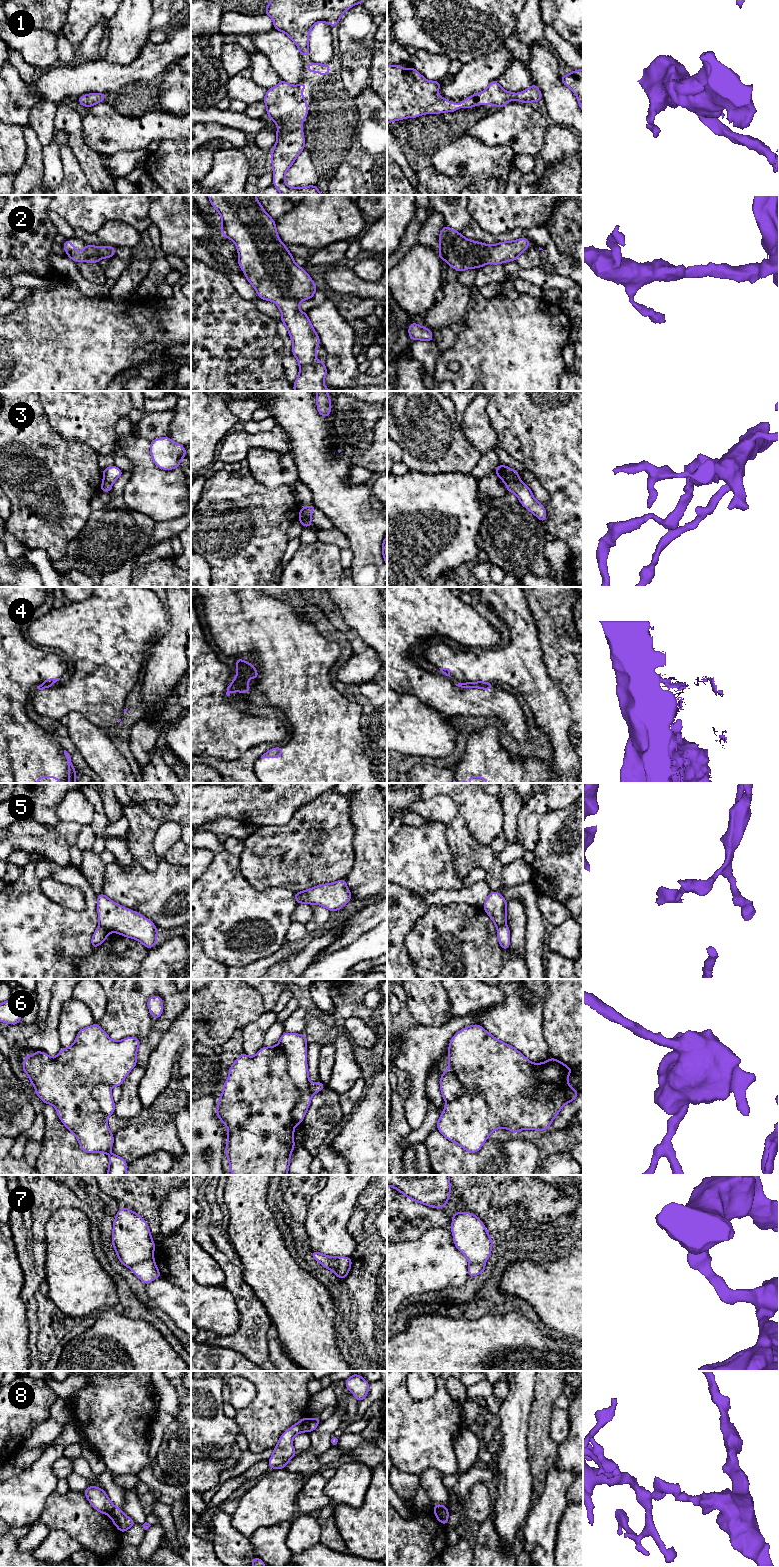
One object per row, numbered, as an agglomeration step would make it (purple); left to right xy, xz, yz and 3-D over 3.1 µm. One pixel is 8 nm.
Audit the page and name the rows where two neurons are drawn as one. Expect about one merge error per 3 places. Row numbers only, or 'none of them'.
3, 4, 5, 6, 7, 8

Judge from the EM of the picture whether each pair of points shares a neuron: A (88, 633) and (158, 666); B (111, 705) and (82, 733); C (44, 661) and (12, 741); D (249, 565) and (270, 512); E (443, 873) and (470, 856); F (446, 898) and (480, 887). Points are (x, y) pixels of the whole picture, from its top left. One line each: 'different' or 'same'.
A: different
B: different
C: same
D: same
E: different
F: same

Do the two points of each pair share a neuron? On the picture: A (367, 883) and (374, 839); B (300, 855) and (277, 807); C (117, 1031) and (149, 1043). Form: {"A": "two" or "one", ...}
{"A": "one", "B": "two", "C": "one"}

